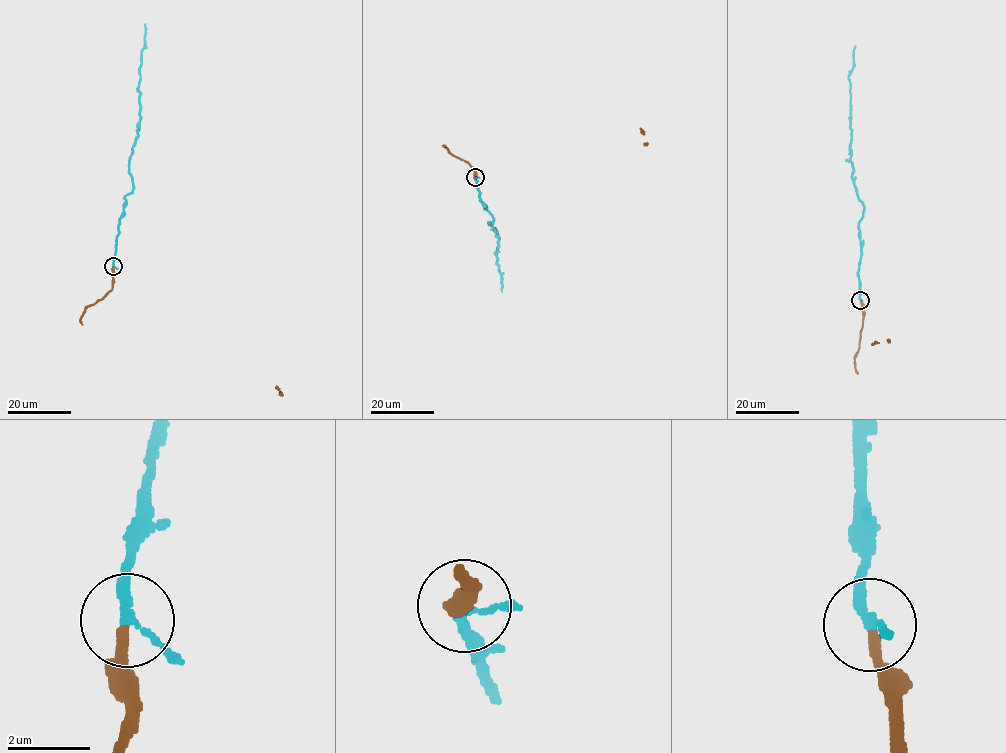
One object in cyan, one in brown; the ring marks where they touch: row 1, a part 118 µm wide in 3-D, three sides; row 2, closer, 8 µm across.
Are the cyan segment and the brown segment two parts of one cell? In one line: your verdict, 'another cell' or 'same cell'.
same cell

